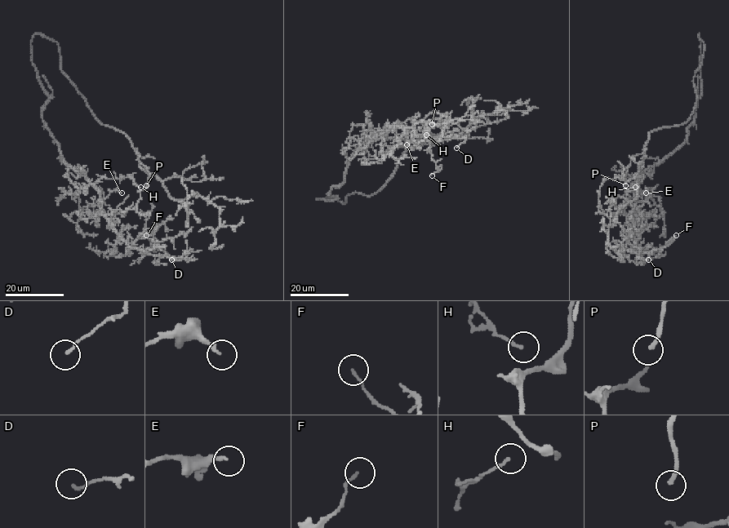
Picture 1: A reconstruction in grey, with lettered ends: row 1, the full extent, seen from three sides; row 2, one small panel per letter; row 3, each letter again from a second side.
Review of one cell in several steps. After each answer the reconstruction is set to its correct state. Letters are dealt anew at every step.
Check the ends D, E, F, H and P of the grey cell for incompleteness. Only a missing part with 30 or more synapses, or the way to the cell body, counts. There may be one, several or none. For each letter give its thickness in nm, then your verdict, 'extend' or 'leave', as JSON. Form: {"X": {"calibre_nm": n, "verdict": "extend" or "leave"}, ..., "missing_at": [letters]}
{"D": {"calibre_nm": 120, "verdict": "leave"}, "E": {"calibre_nm": 170, "verdict": "leave"}, "F": {"calibre_nm": 110, "verdict": "leave"}, "H": {"calibre_nm": 100, "verdict": "leave"}, "P": {"calibre_nm": 180, "verdict": "extend"}, "missing_at": ["P"]}

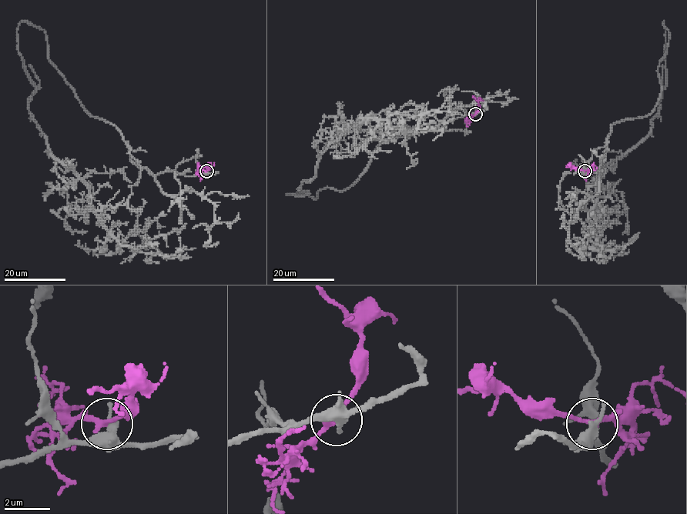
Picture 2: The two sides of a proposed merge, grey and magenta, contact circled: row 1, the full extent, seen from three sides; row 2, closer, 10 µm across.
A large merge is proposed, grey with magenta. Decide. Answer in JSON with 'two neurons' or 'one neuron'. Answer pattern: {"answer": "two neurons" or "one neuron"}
{"answer": "one neuron"}

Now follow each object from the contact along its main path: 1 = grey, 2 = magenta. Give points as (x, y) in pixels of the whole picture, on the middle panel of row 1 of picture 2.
1: (476, 114), (386, 140), (346, 190), (286, 195), (308, 194), (349, 126), (456, 118)
2: (475, 114), (478, 101), (473, 96)

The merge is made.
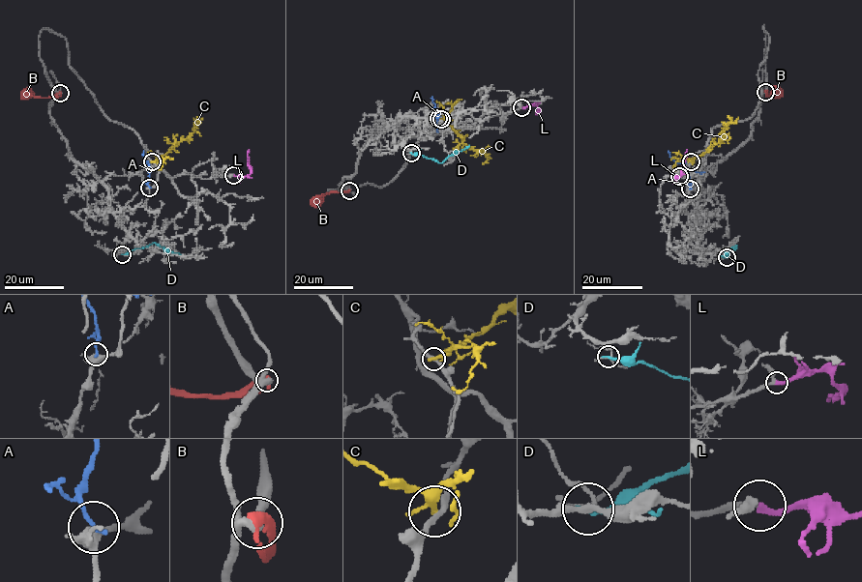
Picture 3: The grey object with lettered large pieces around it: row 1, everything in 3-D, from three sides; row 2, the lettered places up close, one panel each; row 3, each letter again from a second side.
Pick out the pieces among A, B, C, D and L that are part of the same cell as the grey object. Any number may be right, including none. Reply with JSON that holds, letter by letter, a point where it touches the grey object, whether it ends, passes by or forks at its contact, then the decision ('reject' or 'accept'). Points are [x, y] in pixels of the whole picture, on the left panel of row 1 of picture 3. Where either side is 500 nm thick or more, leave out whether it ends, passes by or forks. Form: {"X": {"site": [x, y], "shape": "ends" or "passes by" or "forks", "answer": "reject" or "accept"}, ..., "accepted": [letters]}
{"A": {"site": [149, 188], "shape": "ends", "answer": "reject"}, "B": {"site": [60, 93], "shape": "ends", "answer": "reject"}, "C": {"site": [152, 161], "shape": "passes by", "answer": "reject"}, "D": {"site": [122, 254], "shape": "ends", "answer": "reject"}, "L": {"site": [233, 175], "shape": "ends", "answer": "accept"}, "accepted": ["L"]}

